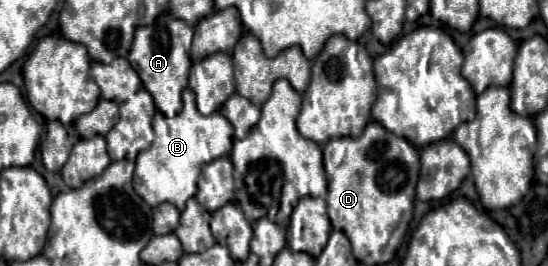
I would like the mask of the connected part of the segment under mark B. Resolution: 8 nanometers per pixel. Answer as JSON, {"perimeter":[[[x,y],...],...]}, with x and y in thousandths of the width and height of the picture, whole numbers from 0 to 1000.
{"perimeter":[[[347,331],[332,346],[332,383],[336,406],[318,444],[296,436],[296,421],[281,429],[277,481],[285,526],[270,564],[255,571],[248,594],[245,714],[277,782],[296,759],[310,759],[332,797],[332,782],[339,782],[339,752],[350,744],[361,714],[358,684],[369,624],[401,586],[416,586],[423,556],[427,481],[420,481],[420,459],[401,421],[391,421],[383,436],[365,429],[358,406],[354,346],[347,346]]]}

